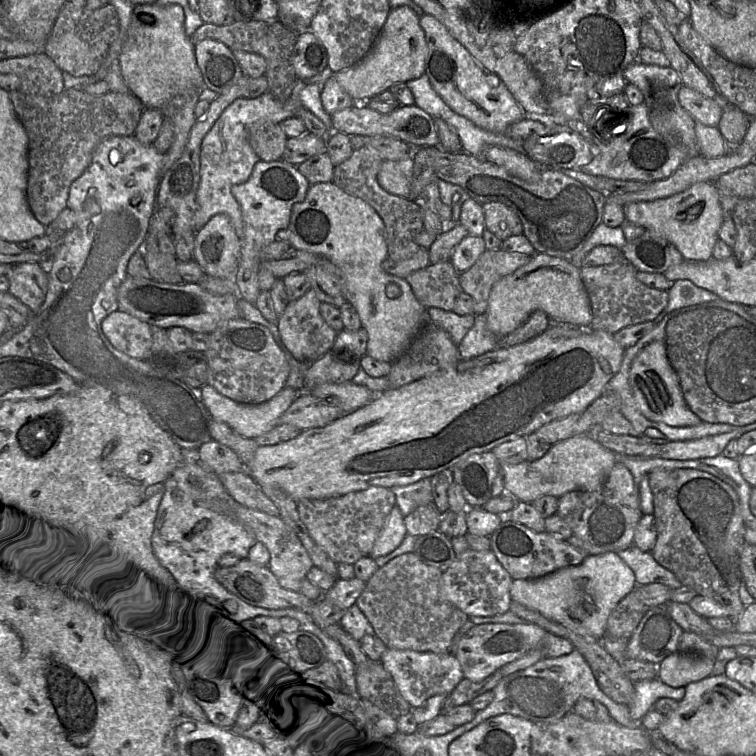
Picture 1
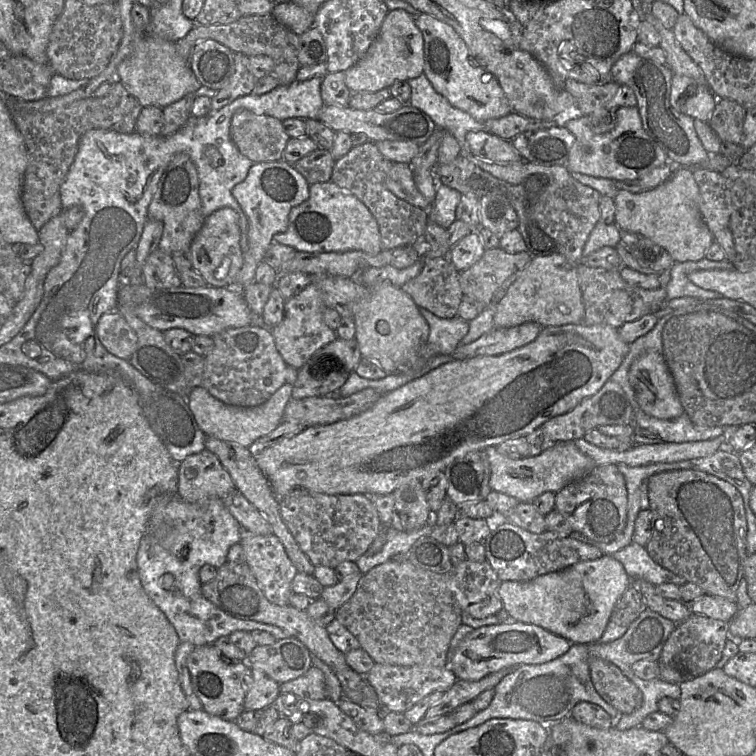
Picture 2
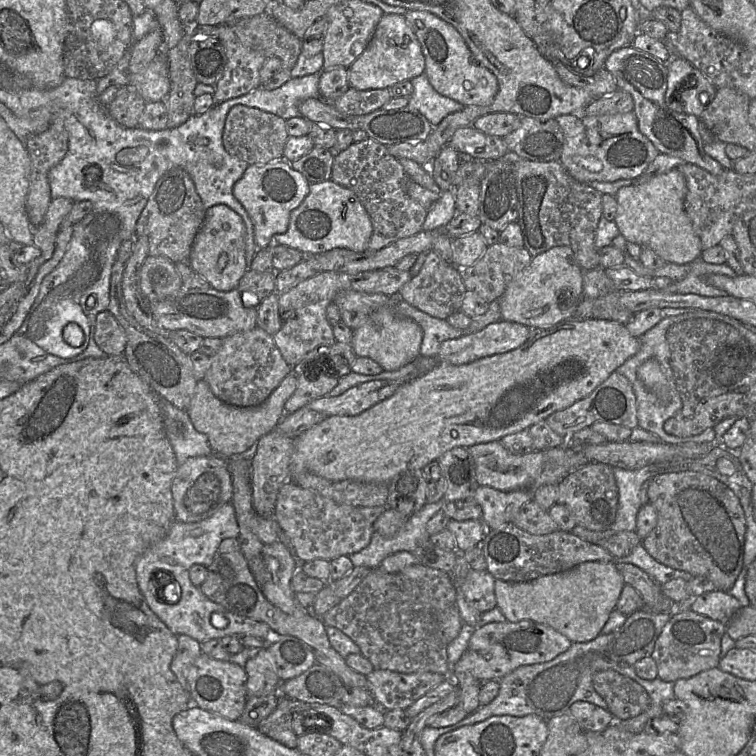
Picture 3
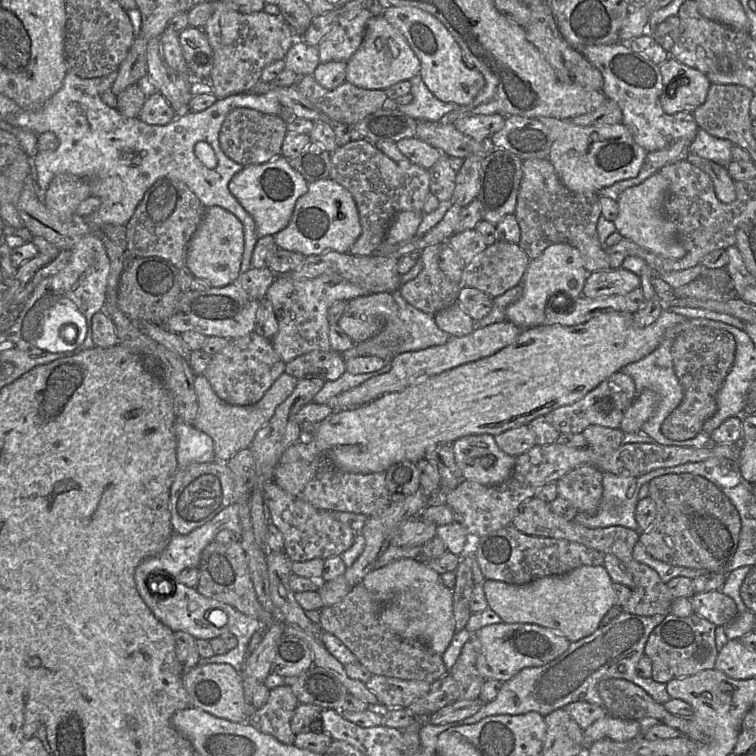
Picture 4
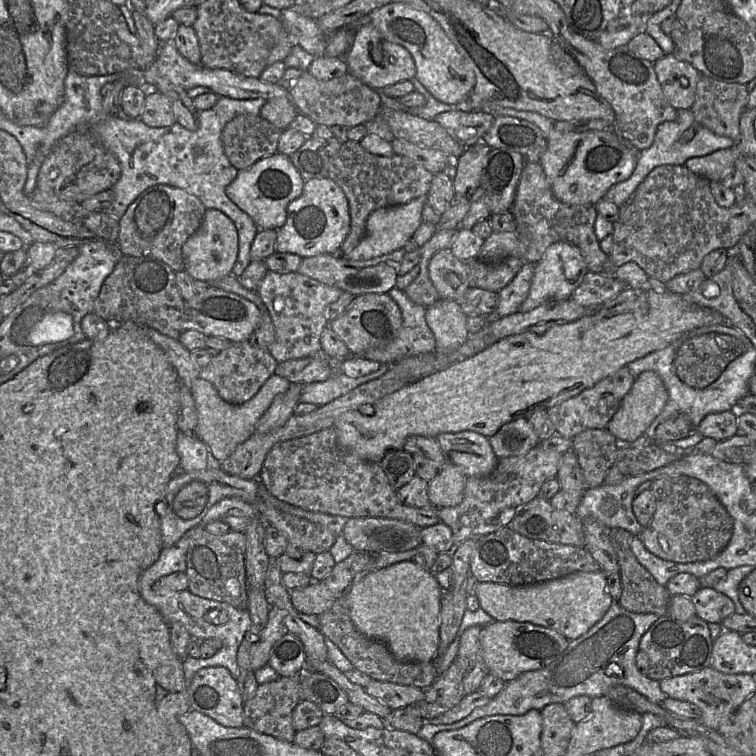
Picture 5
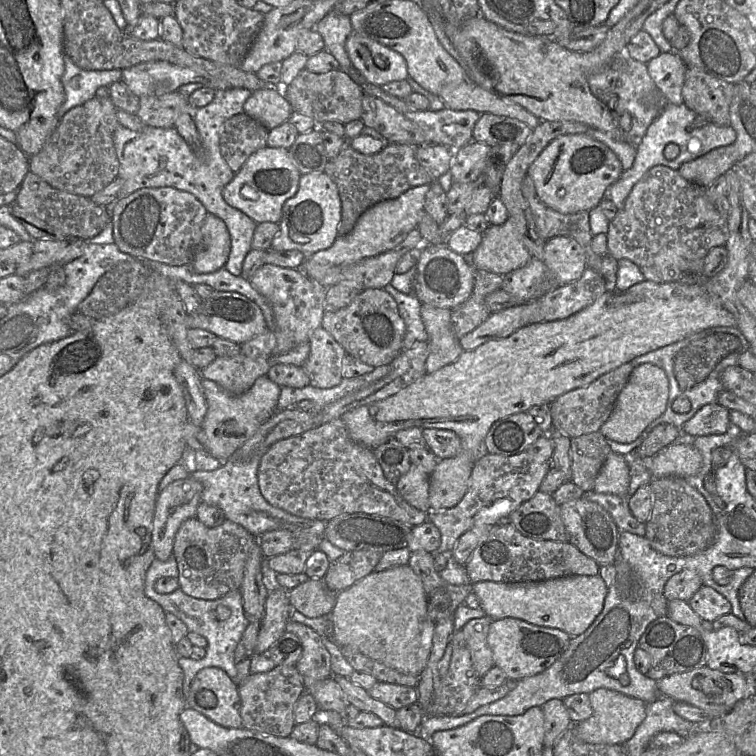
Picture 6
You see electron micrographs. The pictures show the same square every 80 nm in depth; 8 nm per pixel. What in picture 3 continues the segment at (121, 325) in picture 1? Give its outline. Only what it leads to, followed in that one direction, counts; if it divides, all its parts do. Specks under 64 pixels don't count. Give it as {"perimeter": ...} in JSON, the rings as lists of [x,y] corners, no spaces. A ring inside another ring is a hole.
{"perimeter":[[[108,310],[96,317],[94,339],[107,356],[122,356],[127,337],[116,318]]]}

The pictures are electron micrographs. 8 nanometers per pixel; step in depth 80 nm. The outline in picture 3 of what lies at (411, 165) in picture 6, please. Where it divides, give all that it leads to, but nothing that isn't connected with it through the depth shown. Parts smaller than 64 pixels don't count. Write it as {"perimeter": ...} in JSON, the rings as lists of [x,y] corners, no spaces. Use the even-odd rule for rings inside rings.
{"perimeter":[[[371,138],[353,142],[345,150],[334,154],[330,179],[353,191],[368,212],[373,227],[368,251],[380,250],[398,239],[422,231],[428,210],[406,192],[410,177],[398,158],[389,154],[387,146]]]}

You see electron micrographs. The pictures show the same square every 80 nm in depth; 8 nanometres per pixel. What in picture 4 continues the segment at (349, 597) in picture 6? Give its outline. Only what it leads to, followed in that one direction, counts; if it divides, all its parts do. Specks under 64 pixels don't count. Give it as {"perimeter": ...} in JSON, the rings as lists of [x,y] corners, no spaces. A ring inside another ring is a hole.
{"perimeter":[[[412,558],[394,560],[365,575],[363,586],[381,602],[380,621],[405,640],[413,640],[442,655],[454,632],[453,594],[445,586],[440,574]]]}

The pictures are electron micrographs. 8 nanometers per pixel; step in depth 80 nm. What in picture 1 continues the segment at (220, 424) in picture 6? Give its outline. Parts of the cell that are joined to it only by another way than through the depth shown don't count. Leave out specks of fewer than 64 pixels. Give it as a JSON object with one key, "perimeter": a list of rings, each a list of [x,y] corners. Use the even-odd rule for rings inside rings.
{"perimeter":[[[207,384],[199,391],[207,418],[226,423],[233,431],[246,439],[255,439],[272,430],[276,426],[278,418],[300,394],[300,391],[294,388],[284,387],[266,402],[257,405],[244,405],[221,395]]]}

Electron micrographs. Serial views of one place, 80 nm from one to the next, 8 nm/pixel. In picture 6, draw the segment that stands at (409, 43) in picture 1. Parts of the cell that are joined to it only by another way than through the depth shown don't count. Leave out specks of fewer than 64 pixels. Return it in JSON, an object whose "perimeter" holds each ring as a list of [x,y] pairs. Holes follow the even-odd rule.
{"perimeter":[[[353,33],[346,41],[346,50],[353,67],[367,82],[373,85],[382,88],[387,83],[407,80],[409,77],[405,58],[400,53],[375,40]]]}

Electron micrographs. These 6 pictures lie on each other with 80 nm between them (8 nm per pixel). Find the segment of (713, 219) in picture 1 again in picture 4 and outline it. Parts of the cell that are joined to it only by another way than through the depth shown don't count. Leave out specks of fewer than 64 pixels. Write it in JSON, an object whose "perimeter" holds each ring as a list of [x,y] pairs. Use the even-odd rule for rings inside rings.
{"perimeter":[[[655,173],[644,182],[624,190],[616,200],[619,214],[613,221],[617,232],[641,248],[664,258],[680,259],[686,250],[677,237],[676,225],[665,216],[663,204],[668,190],[668,180]]]}

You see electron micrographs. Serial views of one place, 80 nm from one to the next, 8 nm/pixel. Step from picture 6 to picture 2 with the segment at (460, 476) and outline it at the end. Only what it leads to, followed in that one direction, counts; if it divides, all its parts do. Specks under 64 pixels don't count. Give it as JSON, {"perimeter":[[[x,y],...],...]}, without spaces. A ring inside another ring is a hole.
{"perimeter":[[[566,324],[562,326],[542,327],[538,336],[530,343],[500,355],[483,355],[468,359],[452,359],[430,370],[419,378],[382,394],[380,399],[369,409],[353,417],[338,420],[326,425],[305,428],[302,432],[263,450],[255,451],[256,463],[267,478],[274,495],[281,499],[294,489],[306,489],[310,492],[329,495],[351,494],[391,494],[397,487],[413,479],[422,479],[430,472],[445,469],[452,461],[469,452],[483,451],[486,447],[497,446],[514,438],[527,436],[553,417],[573,410],[584,399],[597,393],[618,369],[629,352],[629,344],[624,342],[618,329],[610,325]]]}

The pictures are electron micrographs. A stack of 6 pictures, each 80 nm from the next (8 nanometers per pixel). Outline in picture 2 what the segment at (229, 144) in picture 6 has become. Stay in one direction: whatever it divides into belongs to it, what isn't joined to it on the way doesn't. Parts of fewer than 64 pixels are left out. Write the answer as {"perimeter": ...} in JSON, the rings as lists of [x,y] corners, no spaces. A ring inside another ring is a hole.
{"perimeter":[[[248,110],[233,115],[230,137],[240,153],[253,163],[281,160],[290,138],[281,120]]]}

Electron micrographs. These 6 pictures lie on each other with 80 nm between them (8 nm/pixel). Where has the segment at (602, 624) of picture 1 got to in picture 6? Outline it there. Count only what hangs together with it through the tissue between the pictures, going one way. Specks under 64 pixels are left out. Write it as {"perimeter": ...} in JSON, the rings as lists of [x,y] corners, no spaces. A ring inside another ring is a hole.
{"perimeter":[[[599,574],[577,575],[542,582],[503,583],[481,581],[472,584],[480,608],[492,620],[512,617],[538,626],[556,628],[571,638],[585,632],[603,609],[607,587]]]}

